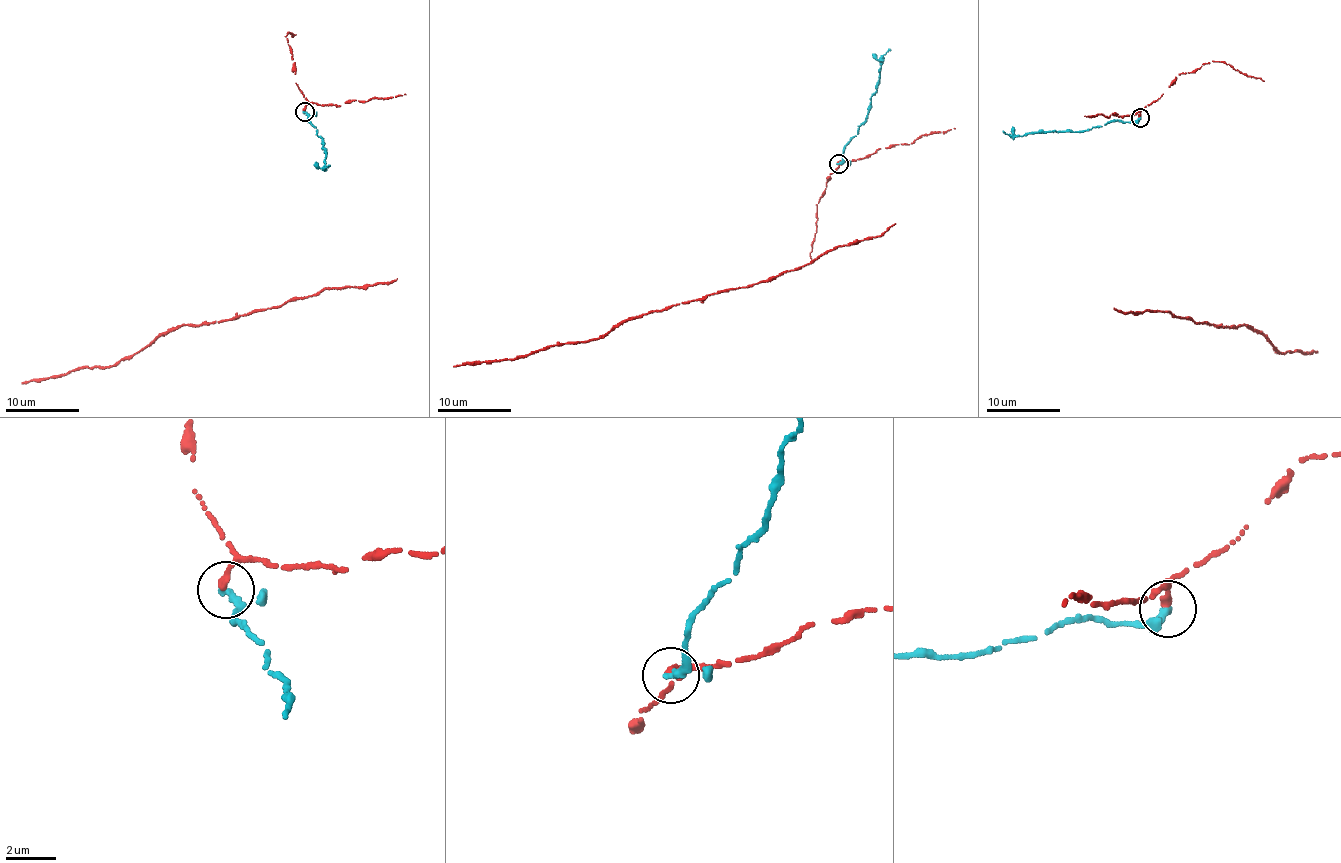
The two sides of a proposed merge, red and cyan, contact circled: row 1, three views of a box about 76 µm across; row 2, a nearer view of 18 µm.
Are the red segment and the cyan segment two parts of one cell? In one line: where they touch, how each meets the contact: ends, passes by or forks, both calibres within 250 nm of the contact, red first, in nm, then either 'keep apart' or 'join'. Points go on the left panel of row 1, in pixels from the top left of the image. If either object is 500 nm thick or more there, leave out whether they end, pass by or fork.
place (305, 112); red ends; cyan ends; calibres 280 and 320 nm; keep apart

